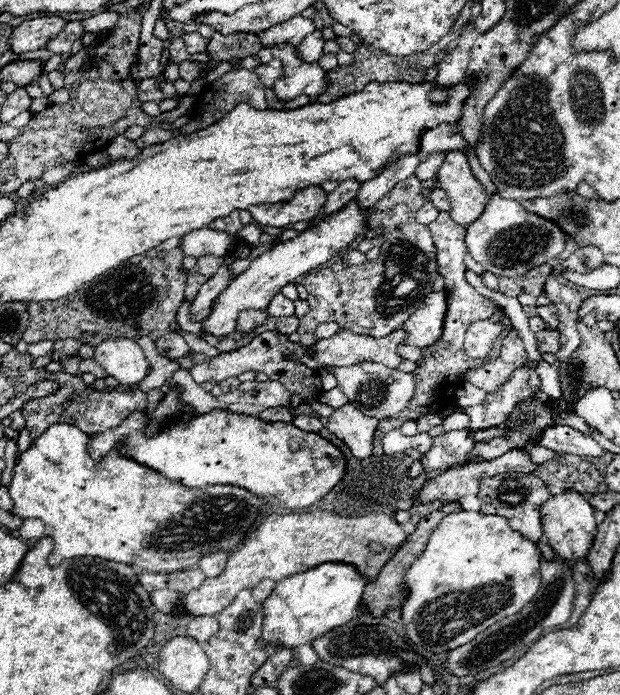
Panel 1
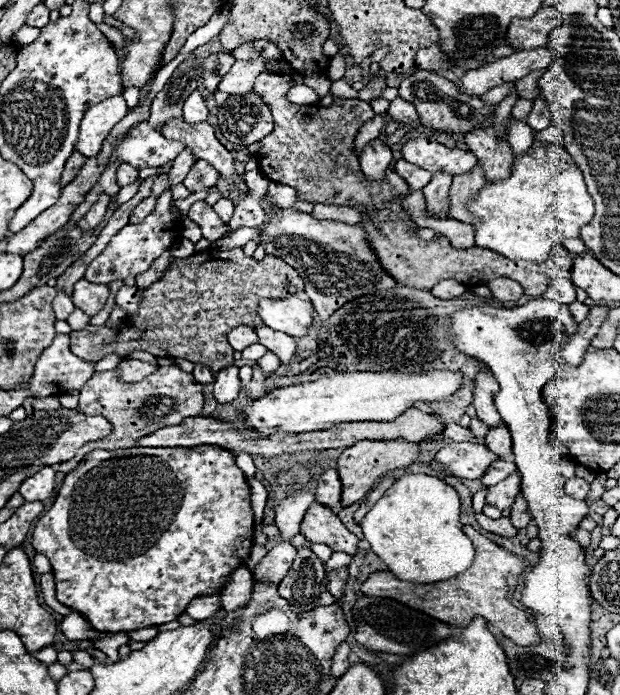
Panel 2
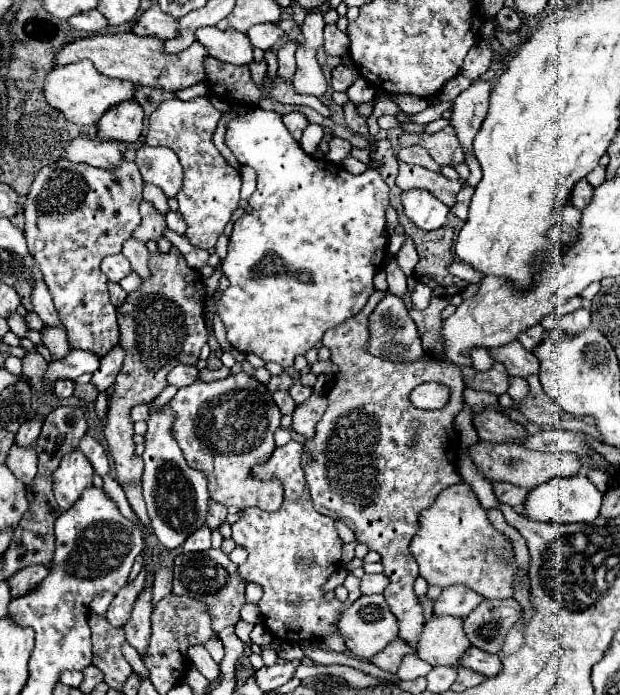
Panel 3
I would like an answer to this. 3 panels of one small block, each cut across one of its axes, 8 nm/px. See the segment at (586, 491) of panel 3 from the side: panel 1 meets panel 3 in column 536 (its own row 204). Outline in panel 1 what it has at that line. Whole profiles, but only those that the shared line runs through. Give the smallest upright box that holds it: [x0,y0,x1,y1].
[466,194,566,276]

